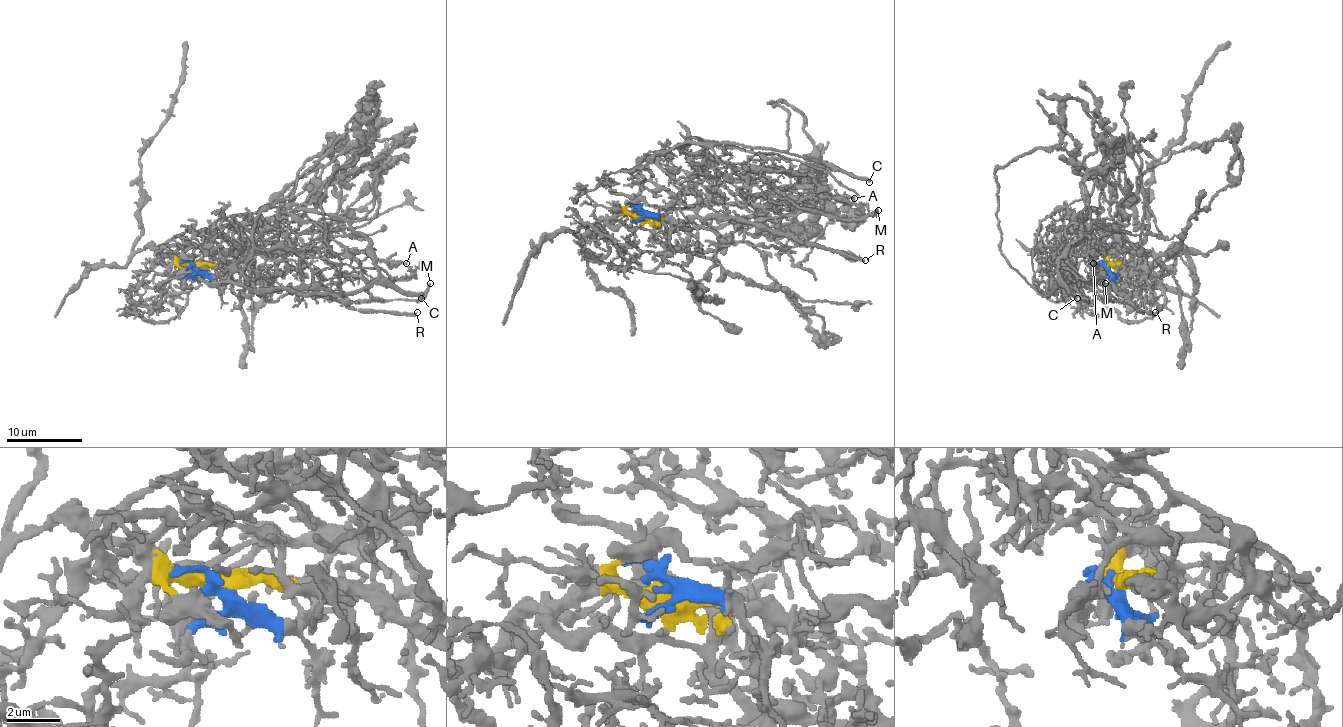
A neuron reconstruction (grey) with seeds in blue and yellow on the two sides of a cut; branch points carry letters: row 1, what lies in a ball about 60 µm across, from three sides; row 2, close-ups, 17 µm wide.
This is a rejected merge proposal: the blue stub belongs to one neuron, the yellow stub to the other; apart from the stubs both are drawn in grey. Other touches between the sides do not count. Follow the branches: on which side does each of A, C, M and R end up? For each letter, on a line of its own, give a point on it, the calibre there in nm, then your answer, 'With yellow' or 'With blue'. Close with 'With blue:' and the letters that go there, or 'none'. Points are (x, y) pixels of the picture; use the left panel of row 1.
A: Place: (406, 263). Thickness 190 nm. With blue
C: Place: (421, 298). Thickness 340 nm. With blue
M: Place: (430, 283). Thickness 400 nm. With blue
R: Place: (417, 312). Thickness 280 nm. With yellow
With blue: A, C, M

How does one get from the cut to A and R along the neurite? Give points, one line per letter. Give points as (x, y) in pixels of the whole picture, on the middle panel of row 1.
A: (642, 212), (663, 223), (670, 250), (661, 221), (674, 210), (822, 193), (855, 198)
R: (642, 213), (672, 217), (676, 221), (744, 219), (790, 232), (803, 242), (839, 250), (864, 261)

